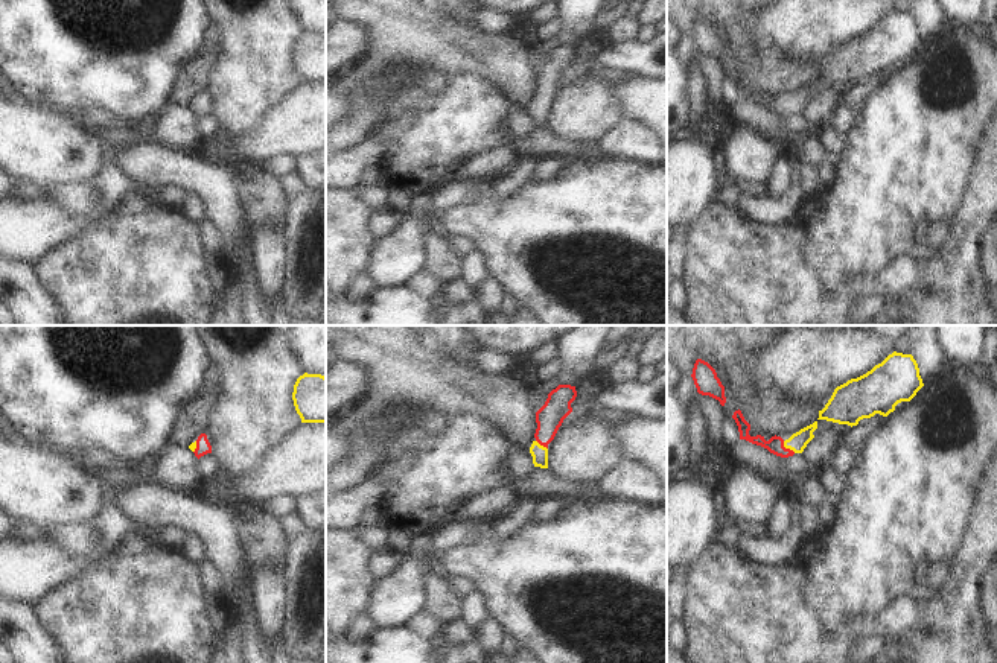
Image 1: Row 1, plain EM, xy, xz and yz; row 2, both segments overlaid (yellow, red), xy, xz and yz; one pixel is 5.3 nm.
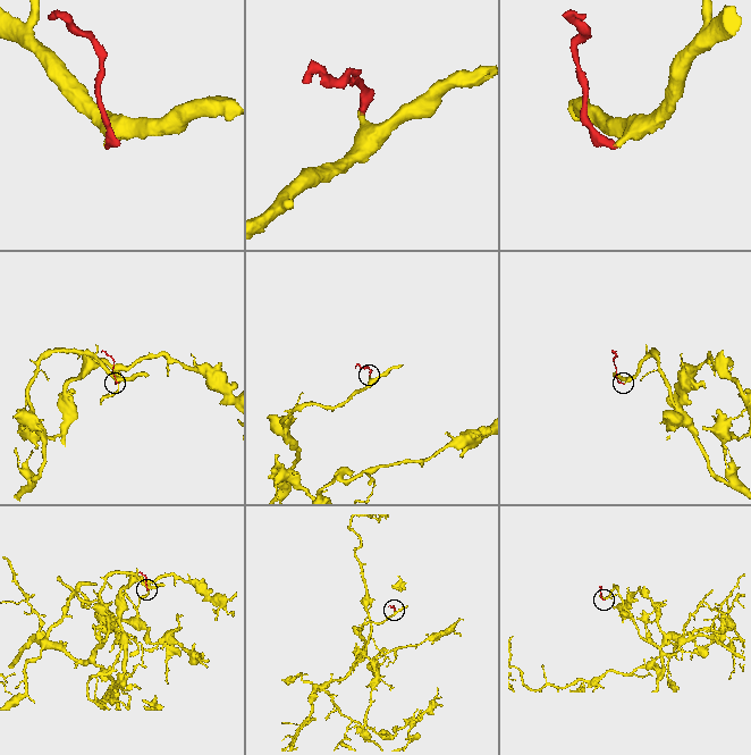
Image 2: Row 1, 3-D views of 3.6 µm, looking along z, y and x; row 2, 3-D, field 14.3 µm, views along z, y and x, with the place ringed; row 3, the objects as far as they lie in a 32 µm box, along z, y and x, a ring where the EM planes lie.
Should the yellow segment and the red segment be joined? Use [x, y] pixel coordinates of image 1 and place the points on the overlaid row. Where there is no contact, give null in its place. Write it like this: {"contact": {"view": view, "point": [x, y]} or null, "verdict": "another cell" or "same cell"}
{"contact": {"view": "yz", "point": [787, 447]}, "verdict": "same cell"}

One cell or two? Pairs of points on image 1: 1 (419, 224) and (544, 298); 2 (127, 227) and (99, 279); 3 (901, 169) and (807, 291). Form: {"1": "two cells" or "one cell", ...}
{"1": "two cells", "2": "one cell", "3": "one cell"}

